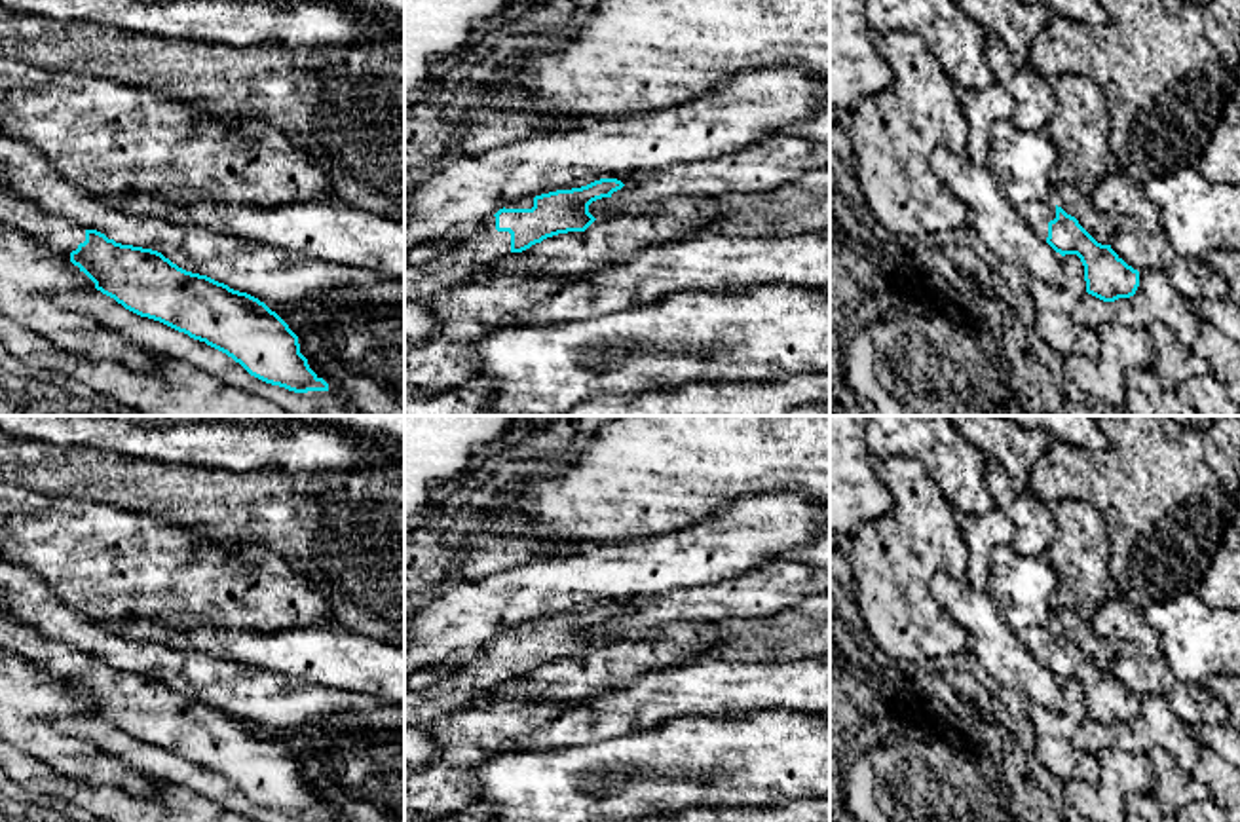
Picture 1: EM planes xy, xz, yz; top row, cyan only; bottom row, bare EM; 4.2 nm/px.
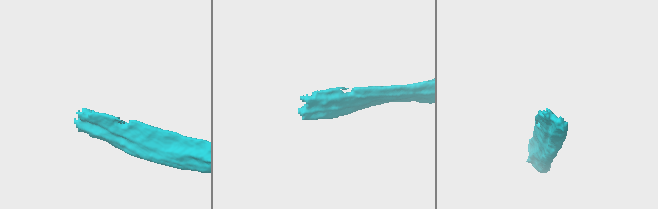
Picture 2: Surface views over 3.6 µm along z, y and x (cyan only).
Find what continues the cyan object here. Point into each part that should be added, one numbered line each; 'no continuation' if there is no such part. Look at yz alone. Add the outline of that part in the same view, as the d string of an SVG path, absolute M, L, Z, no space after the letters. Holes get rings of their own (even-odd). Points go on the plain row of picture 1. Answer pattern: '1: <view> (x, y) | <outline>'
1: yz (1039, 640) | M1033 626L1024 642L1035 653L1035 657L1046 664L1048 663L1048 647L1056 644L1056 630Z

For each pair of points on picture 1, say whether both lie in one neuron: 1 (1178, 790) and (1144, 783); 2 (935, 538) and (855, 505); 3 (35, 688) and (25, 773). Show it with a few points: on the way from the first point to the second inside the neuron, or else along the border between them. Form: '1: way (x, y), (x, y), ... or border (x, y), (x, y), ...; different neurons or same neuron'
1: border (1147, 754), (1153, 765), (1153, 790); different neurons
2: border (876, 471), (891, 496), (891, 507), (853, 536); different neurons
3: border (19, 748), (67, 777); different neurons

